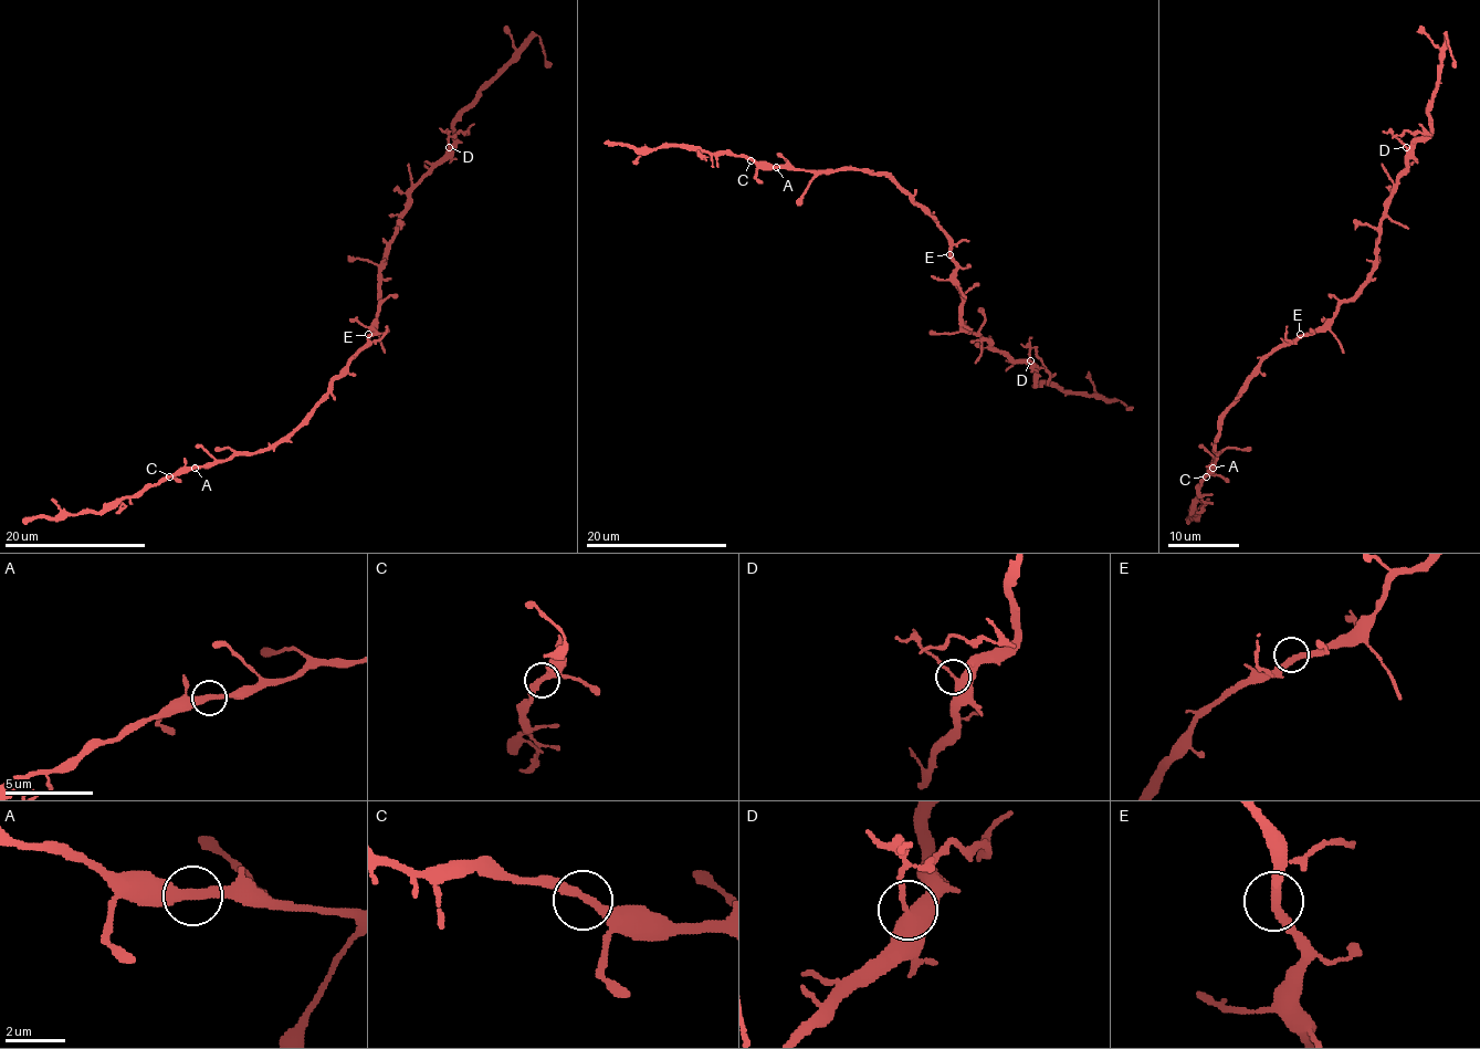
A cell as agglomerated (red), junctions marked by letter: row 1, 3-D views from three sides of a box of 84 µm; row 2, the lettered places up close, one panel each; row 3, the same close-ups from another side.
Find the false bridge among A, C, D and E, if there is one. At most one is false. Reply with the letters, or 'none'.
D

